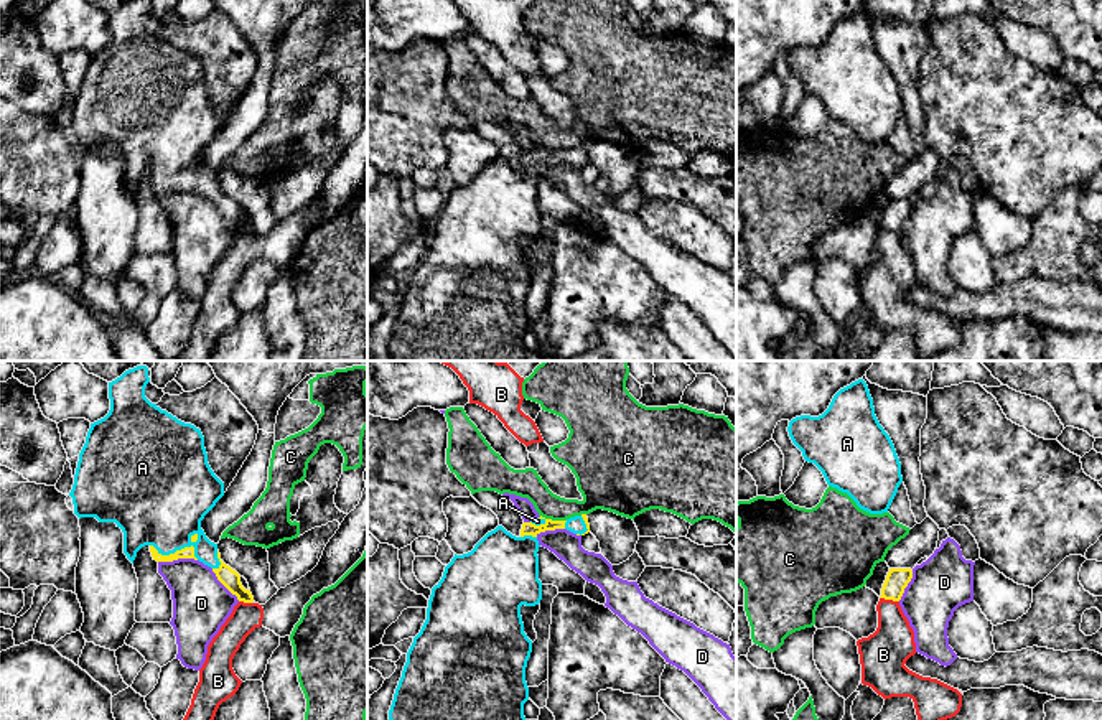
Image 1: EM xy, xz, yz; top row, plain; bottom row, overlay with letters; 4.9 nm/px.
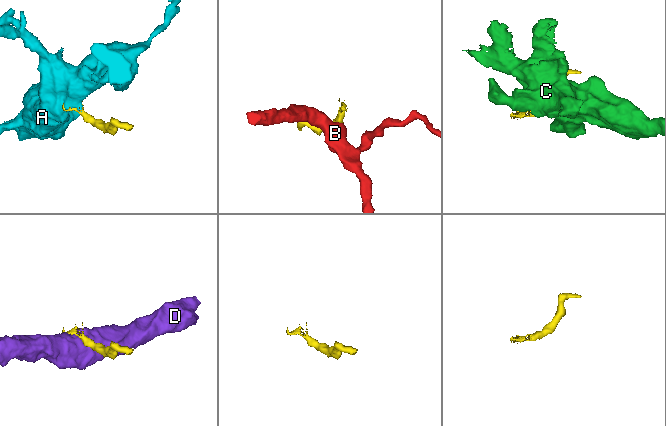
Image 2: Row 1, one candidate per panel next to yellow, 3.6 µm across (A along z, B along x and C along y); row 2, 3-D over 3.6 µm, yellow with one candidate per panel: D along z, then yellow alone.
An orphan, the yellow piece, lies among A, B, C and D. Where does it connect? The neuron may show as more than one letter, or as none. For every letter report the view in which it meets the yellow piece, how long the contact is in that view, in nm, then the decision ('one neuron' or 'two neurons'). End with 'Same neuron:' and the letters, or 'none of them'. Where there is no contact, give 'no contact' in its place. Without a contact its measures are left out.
A: contact in xy; length 260 nm; one neuron
B: contact in yz; length 100 nm; two neurons
C: contact in xz; length 130 nm; two neurons
D: contact in xy; length 190 nm; two neurons
Same neuron: A

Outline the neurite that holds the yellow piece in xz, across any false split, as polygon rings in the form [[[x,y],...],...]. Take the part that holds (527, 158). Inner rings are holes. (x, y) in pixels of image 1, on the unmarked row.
[[[586,145],[567,152],[540,147],[524,153],[519,168],[497,157],[471,183],[455,185],[432,219],[427,250],[407,283],[389,341],[392,361],[524,361],[532,272],[524,264],[521,237],[542,231],[537,166],[555,160],[585,166],[590,155]]]

